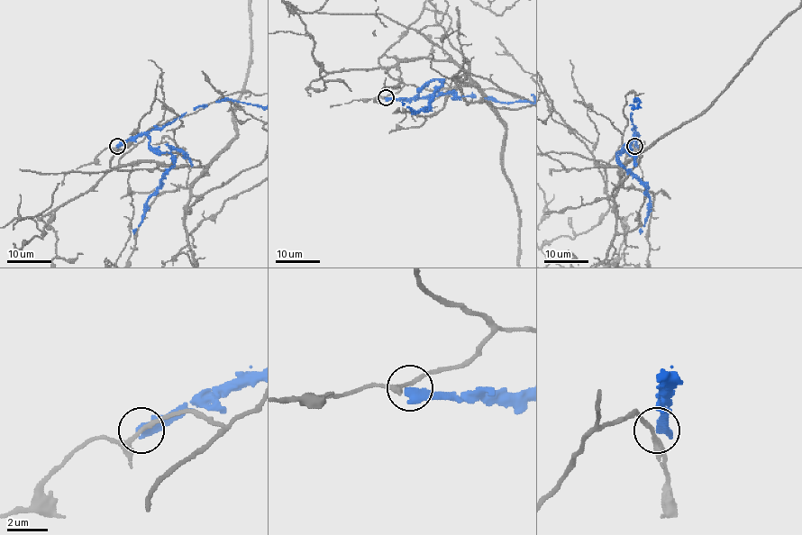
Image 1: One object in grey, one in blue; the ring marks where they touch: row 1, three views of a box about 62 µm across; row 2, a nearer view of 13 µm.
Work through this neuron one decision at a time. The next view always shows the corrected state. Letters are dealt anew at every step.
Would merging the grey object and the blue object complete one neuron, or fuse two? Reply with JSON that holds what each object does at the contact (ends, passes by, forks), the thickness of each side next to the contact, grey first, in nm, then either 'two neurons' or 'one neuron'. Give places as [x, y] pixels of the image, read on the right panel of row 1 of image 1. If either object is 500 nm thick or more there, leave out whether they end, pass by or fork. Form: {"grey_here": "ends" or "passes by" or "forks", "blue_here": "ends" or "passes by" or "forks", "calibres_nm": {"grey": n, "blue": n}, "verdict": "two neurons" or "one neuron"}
{"calibres_nm": {"grey": 200, "blue": 550}, "verdict": "two neurons"}

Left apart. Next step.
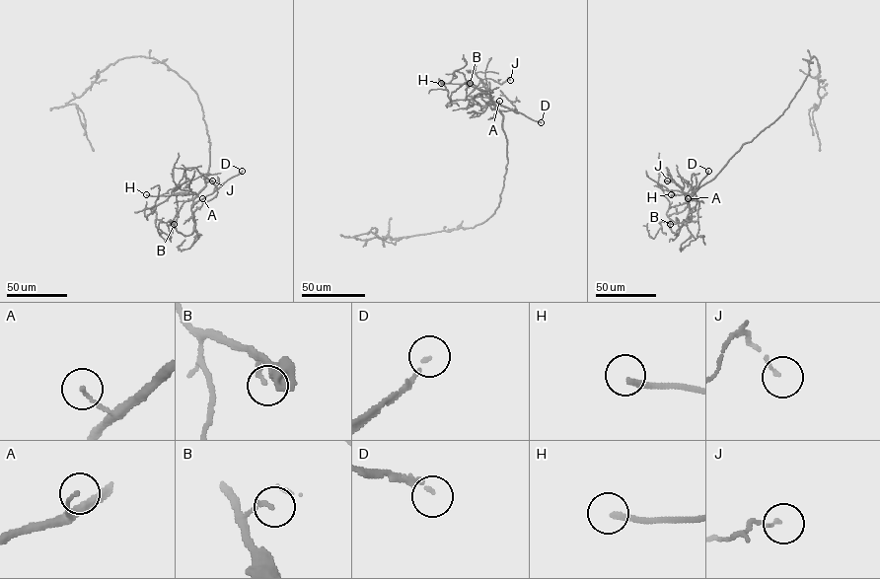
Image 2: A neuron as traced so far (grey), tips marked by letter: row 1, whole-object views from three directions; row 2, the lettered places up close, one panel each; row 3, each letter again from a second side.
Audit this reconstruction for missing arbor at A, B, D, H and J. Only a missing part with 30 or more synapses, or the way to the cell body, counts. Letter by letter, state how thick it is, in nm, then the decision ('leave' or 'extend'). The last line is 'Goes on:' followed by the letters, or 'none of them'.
A: 110 nm thick; leave
B: 130 nm thick; leave
D: 80 nm thick; extend
H: 220 nm thick; extend
J: 110 nm thick; leave
Goes on: D, H

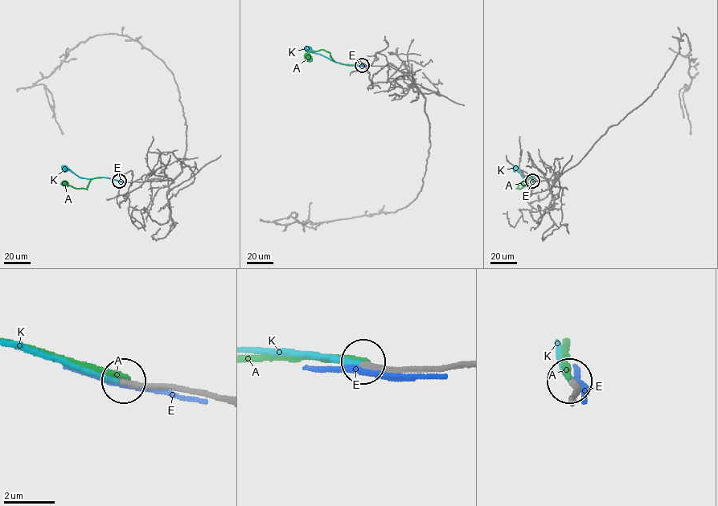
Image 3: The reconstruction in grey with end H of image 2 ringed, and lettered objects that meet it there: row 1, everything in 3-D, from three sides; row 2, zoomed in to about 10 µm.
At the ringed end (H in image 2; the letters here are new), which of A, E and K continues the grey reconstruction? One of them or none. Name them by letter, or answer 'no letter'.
K

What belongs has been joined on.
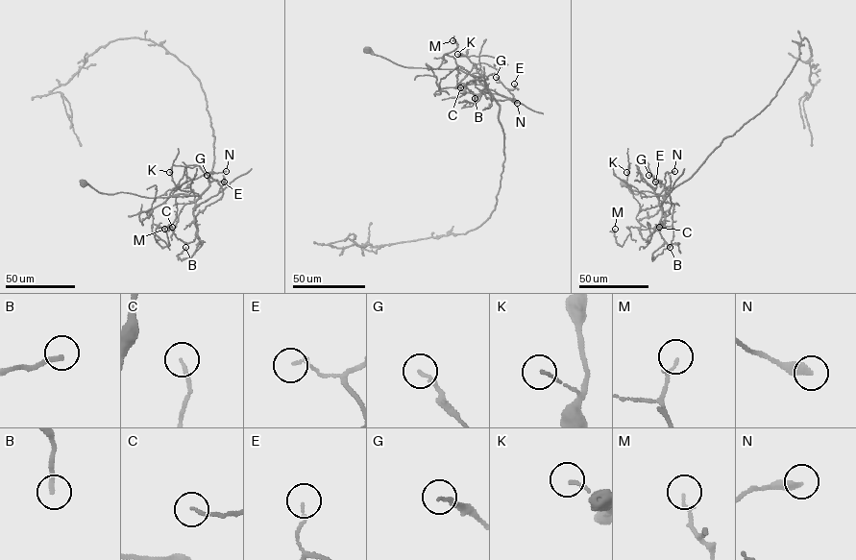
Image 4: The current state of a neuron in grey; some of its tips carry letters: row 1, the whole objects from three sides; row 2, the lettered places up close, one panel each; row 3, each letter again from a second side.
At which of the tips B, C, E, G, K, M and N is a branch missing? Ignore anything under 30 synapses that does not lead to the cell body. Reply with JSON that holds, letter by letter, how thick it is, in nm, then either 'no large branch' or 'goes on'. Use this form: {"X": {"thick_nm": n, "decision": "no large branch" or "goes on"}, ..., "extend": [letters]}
{"B": {"thick_nm": 200, "decision": "no large branch"}, "C": {"thick_nm": 120, "decision": "no large branch"}, "E": {"thick_nm": 110, "decision": "no large branch"}, "G": {"thick_nm": 140, "decision": "no large branch"}, "K": {"thick_nm": 140, "decision": "no large branch"}, "M": {"thick_nm": 100, "decision": "no large branch"}, "N": {"thick_nm": 360, "decision": "no large branch"}, "extend": []}

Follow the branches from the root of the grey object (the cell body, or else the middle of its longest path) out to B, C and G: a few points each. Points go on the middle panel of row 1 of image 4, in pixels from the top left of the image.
B: (368, 50), (406, 67), (459, 69), (488, 92), (484, 82), (466, 84), (475, 98)
C: (368, 50), (406, 67), (459, 69), (481, 83), (466, 84), (463, 93), (460, 93), (460, 87)
G: (368, 50), (406, 67), (459, 69), (481, 83), (487, 98), (511, 99), (496, 77)

